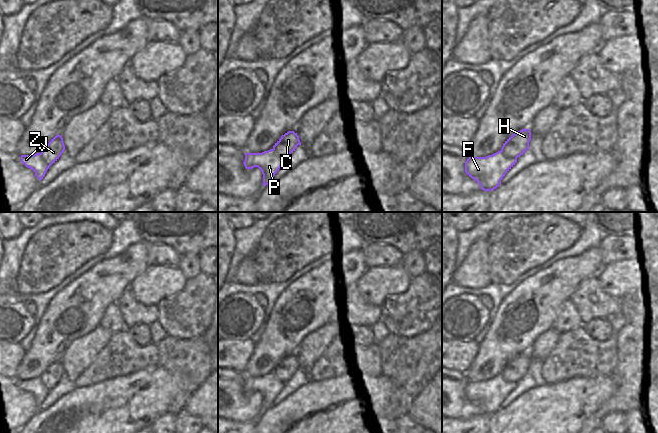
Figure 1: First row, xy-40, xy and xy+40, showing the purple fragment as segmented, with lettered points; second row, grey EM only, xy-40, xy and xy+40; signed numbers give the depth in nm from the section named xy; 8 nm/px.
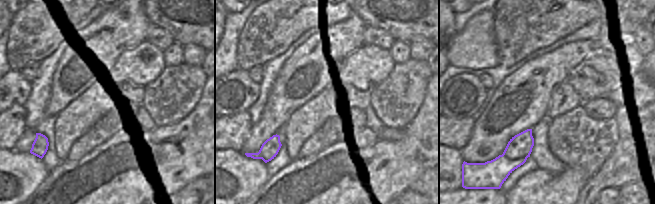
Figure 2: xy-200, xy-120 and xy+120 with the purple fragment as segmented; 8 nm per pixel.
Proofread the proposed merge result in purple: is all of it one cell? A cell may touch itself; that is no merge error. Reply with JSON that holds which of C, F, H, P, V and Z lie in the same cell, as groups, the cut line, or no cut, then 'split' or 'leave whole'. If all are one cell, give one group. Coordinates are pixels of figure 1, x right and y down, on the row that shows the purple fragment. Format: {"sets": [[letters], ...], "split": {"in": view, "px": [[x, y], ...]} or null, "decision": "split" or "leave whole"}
{"sets": [["C", "F", "H", "P", "V", "Z"]], "split": null, "decision": "leave whole"}

